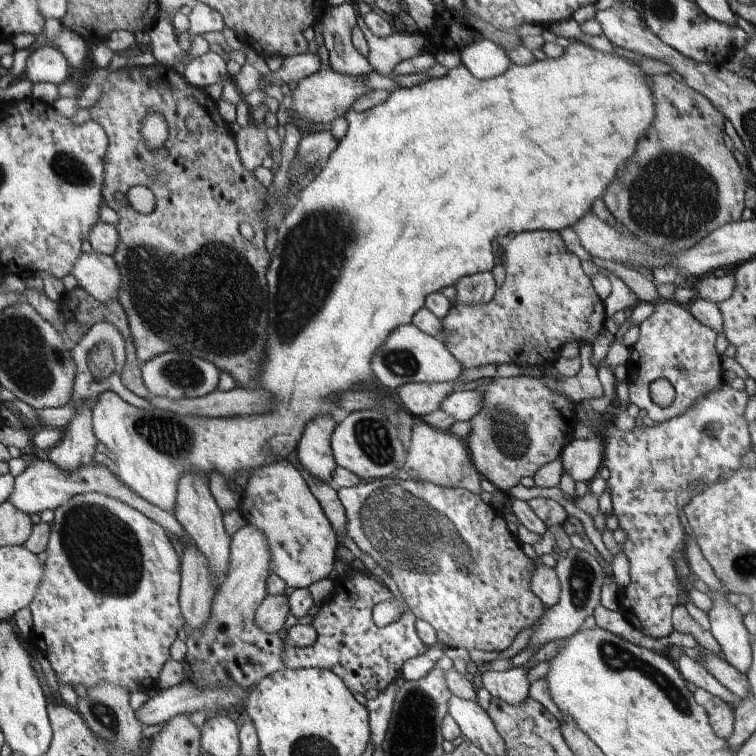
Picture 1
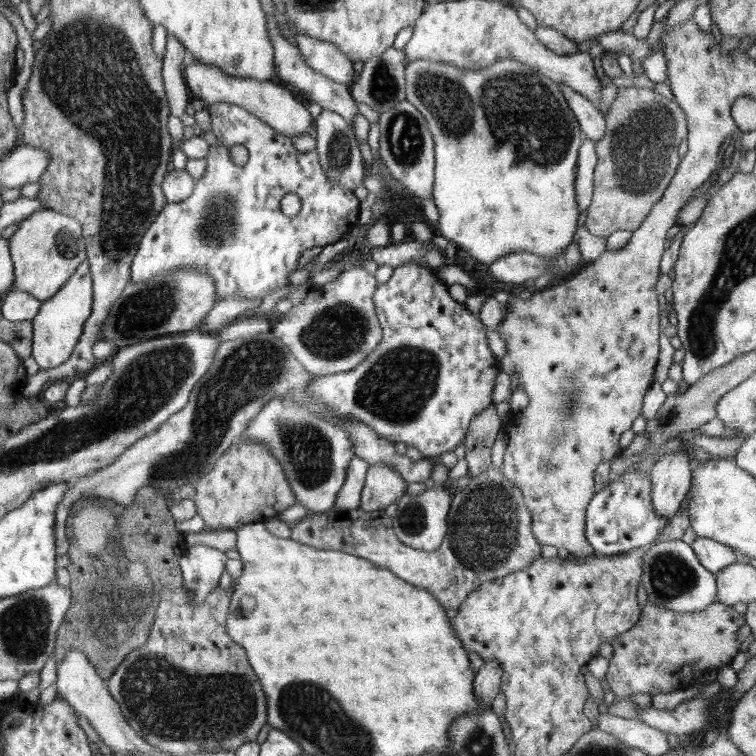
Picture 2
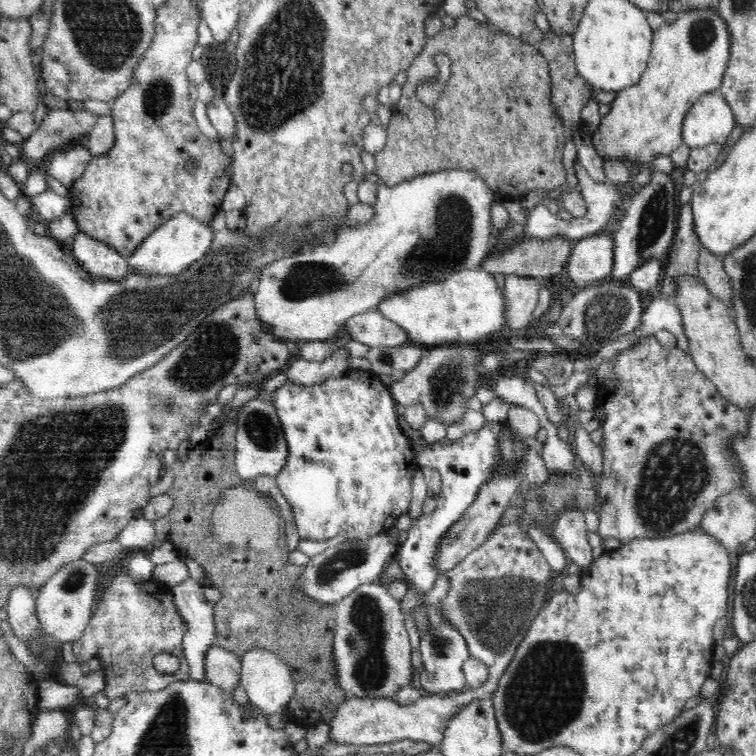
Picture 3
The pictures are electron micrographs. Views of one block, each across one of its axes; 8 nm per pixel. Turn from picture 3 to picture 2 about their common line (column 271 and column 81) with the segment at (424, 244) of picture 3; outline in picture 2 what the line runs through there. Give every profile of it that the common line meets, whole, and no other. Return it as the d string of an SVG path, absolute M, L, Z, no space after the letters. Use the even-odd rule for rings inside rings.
M83 262L71 276L71 280L57 292L55 298L49 298L39 306L37 316L31 320L33 322L31 356L39 364L39 370L53 370L57 366L63 366L71 358L83 334L83 324L91 316L91 302L93 302L93 276L89 270L89 262Z

